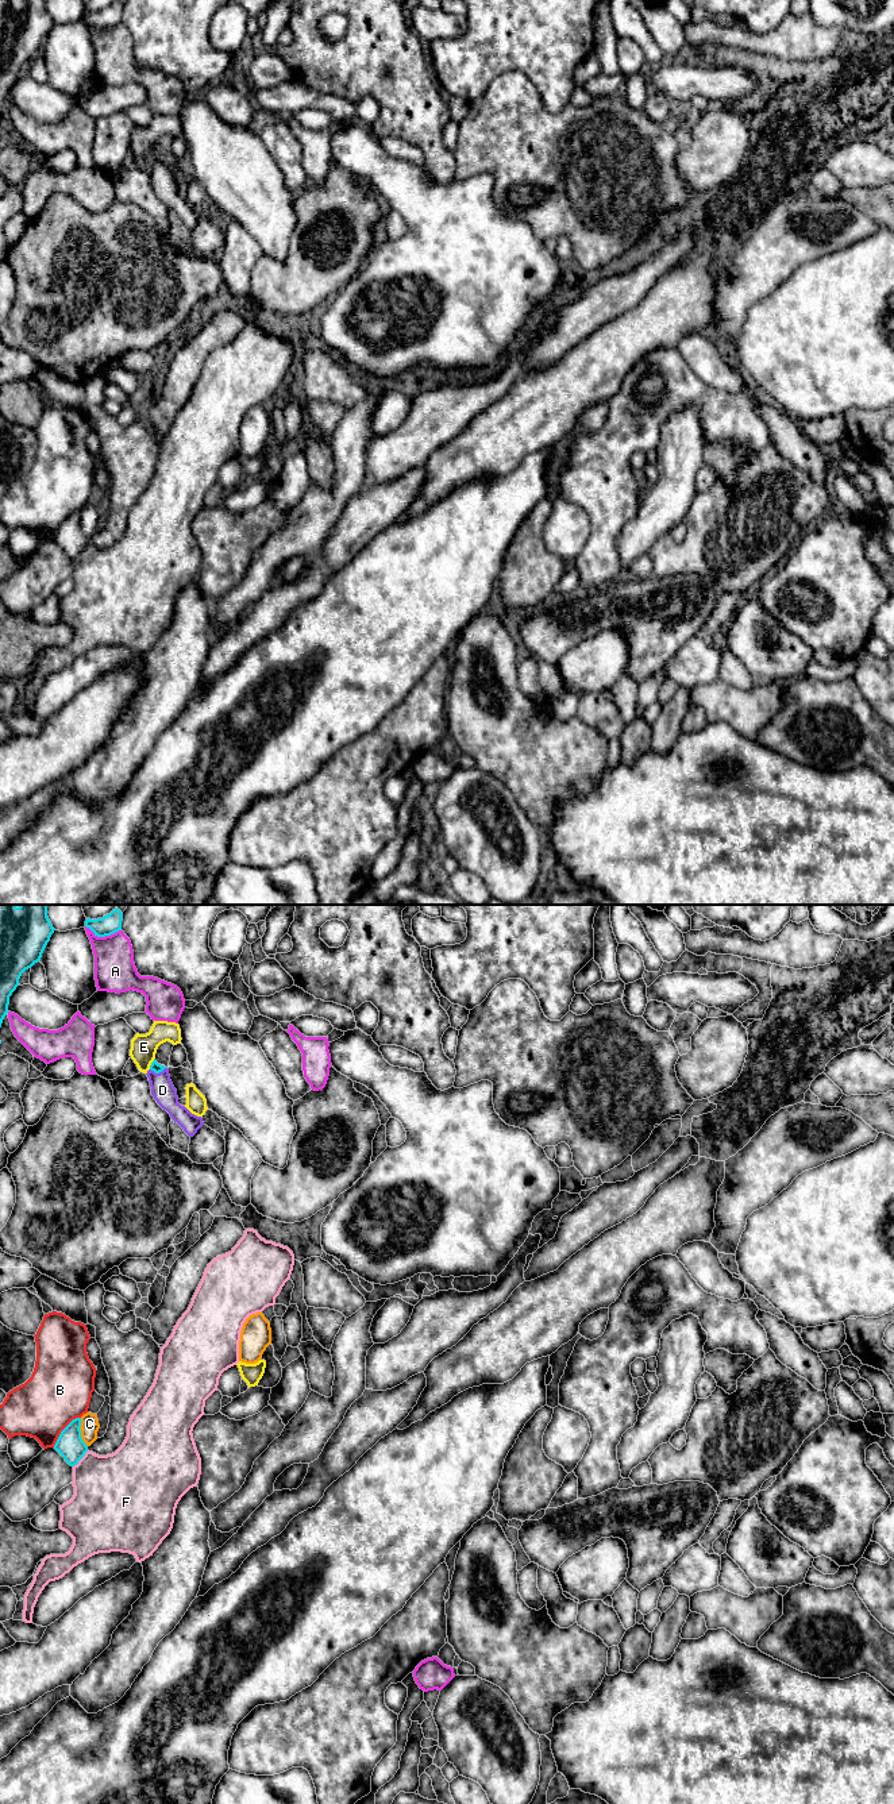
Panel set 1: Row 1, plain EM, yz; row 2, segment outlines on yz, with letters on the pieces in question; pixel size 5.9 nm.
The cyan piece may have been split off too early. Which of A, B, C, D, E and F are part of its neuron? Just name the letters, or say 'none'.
D

